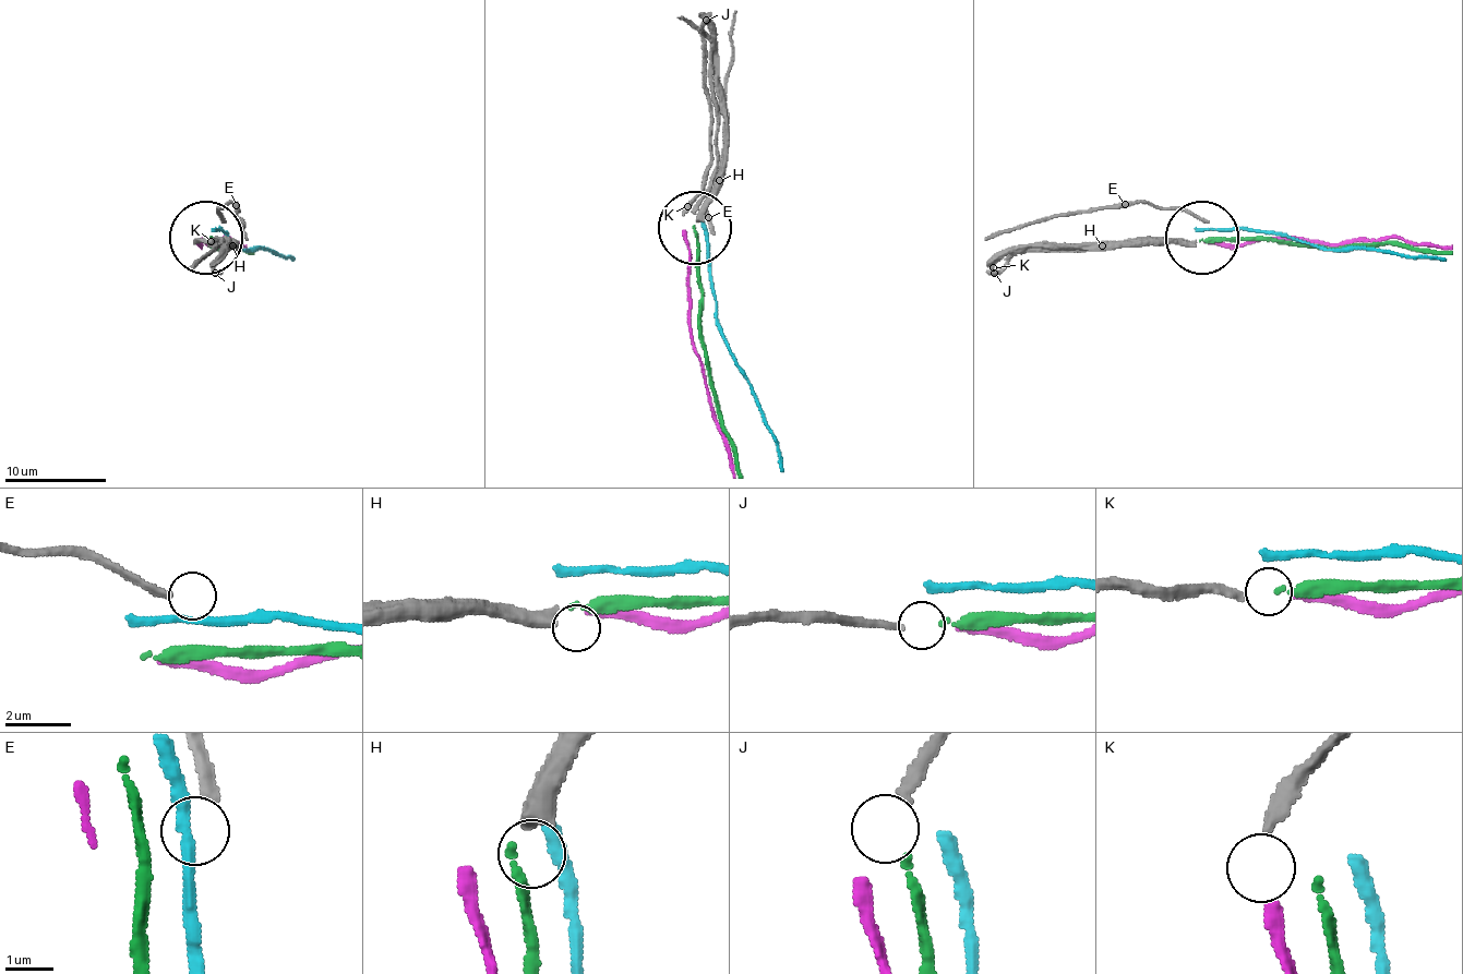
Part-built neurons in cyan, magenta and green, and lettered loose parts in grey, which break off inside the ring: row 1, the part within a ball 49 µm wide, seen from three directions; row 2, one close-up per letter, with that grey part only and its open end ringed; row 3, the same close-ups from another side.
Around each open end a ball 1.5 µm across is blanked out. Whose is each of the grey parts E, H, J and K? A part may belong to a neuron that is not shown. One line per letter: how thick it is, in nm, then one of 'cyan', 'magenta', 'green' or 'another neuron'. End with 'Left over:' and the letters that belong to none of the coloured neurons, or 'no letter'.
E: calibre 240 nm; another neuron
H: calibre 500 nm; another neuron
J: calibre 240 nm; another neuron
K: calibre 280 nm; another neuron
Left over: E, H, J, K

